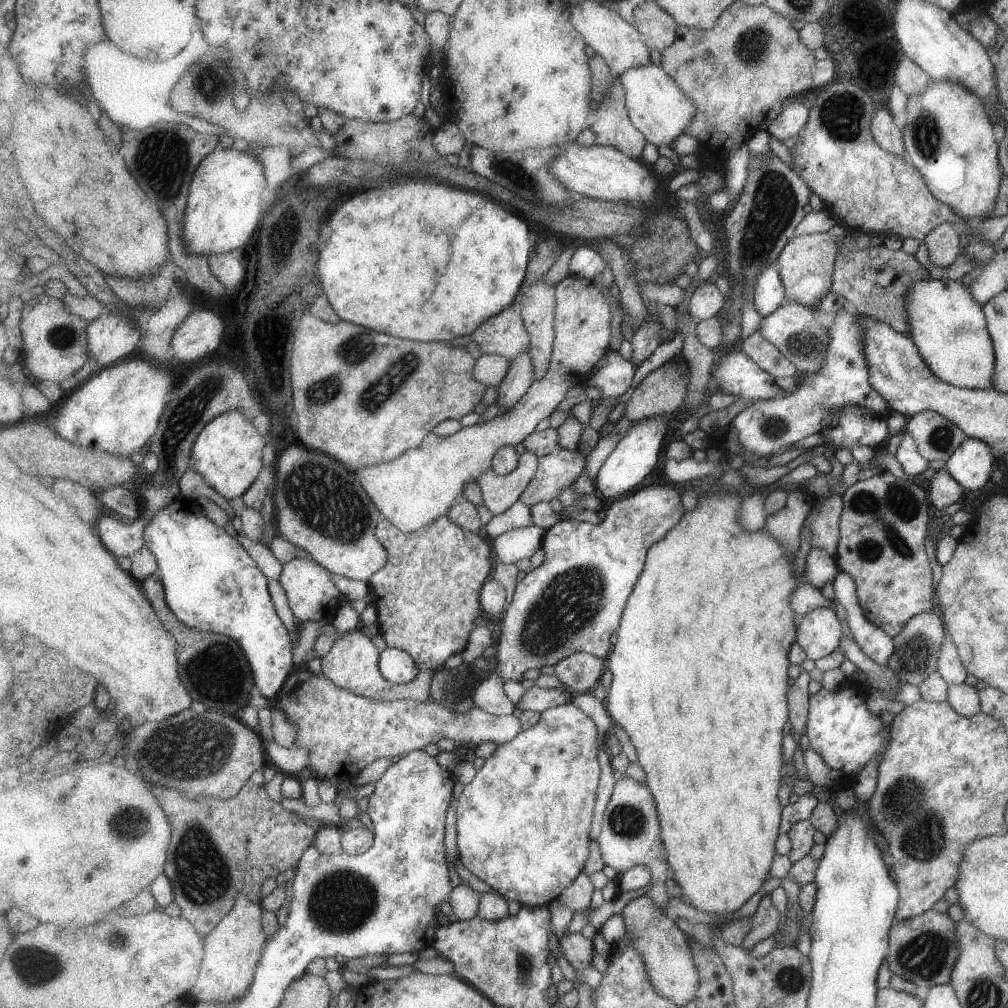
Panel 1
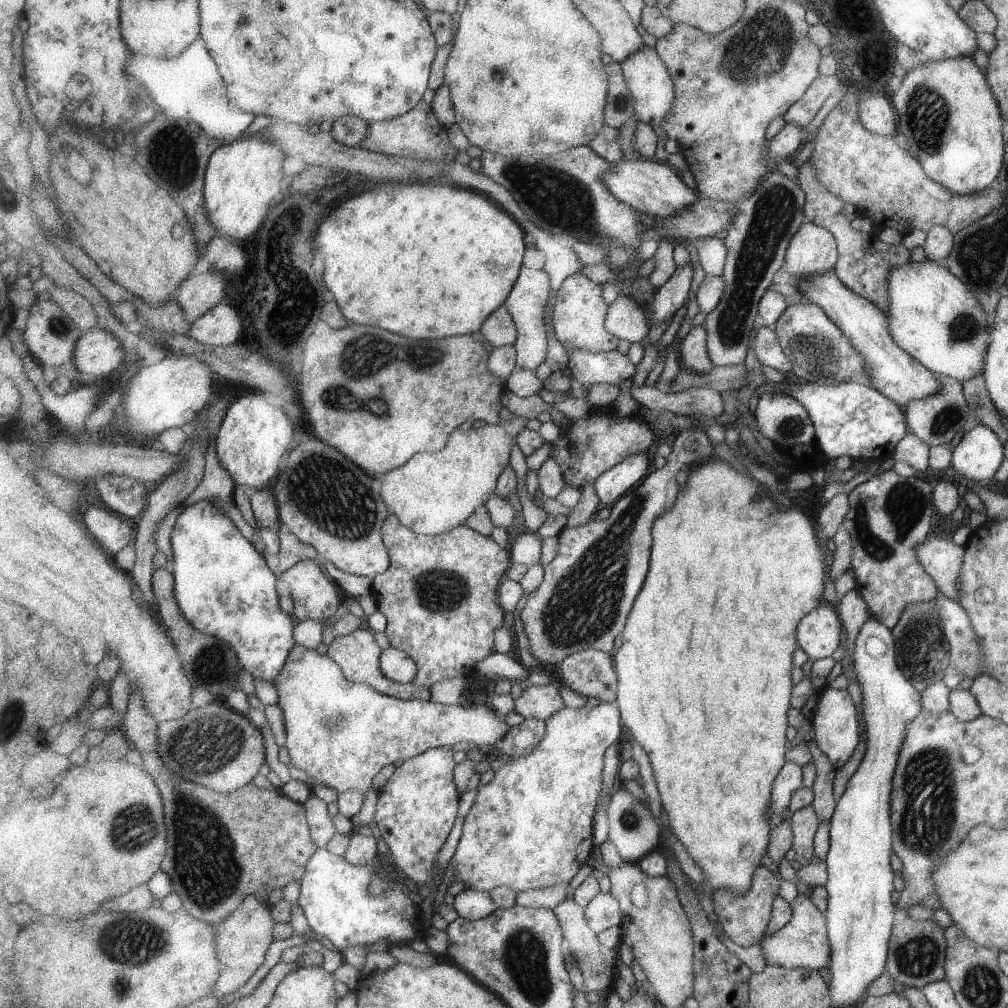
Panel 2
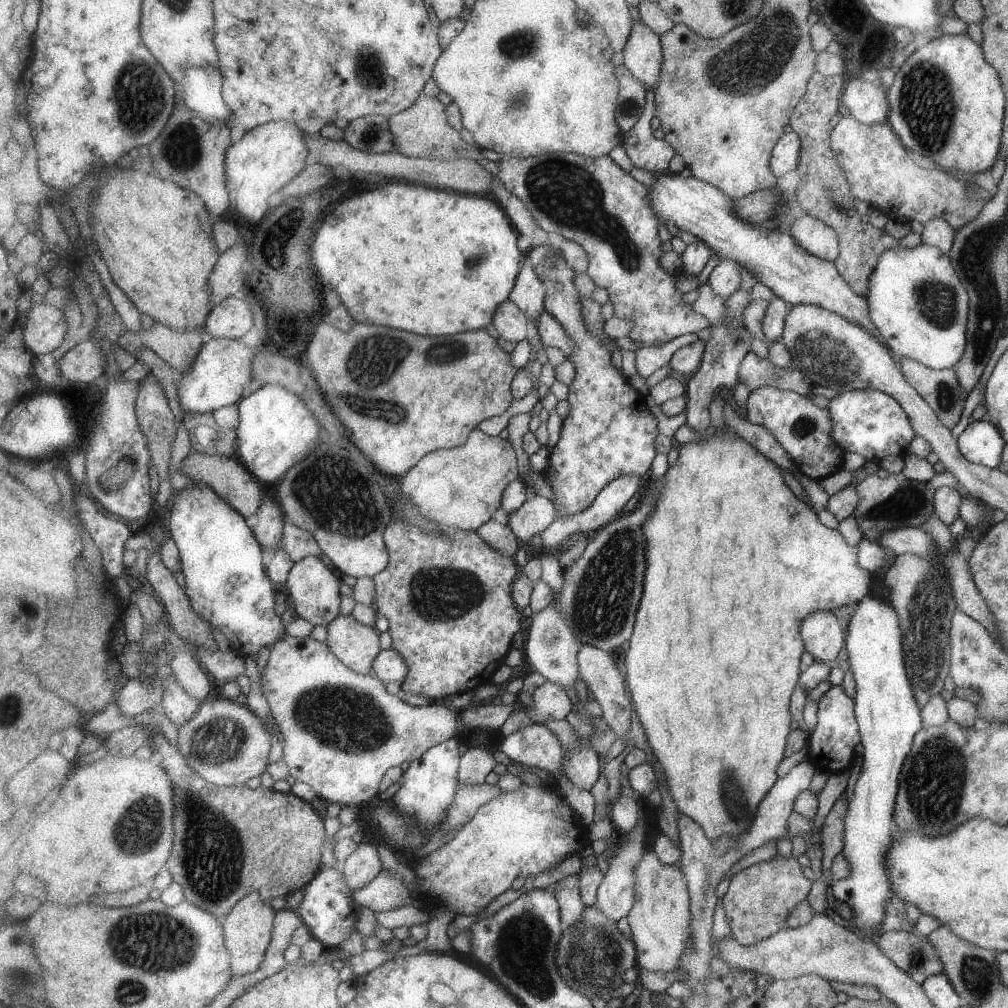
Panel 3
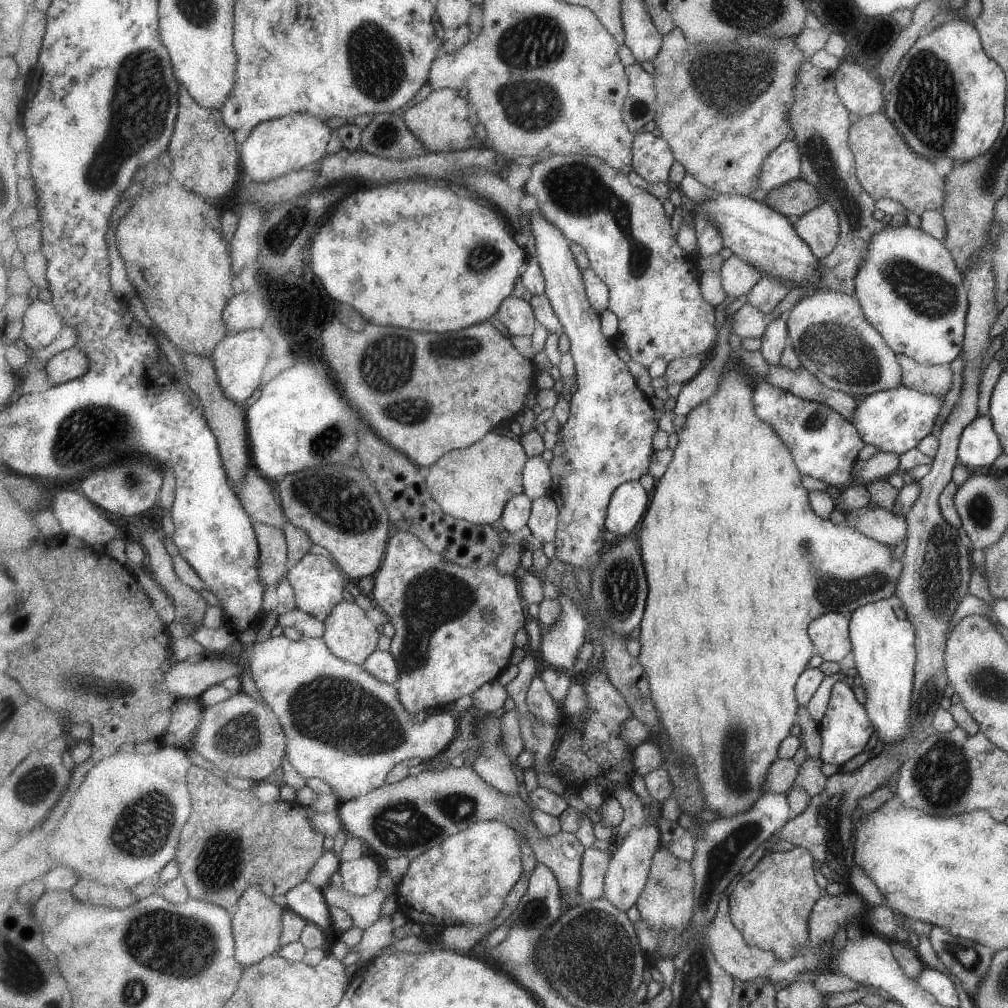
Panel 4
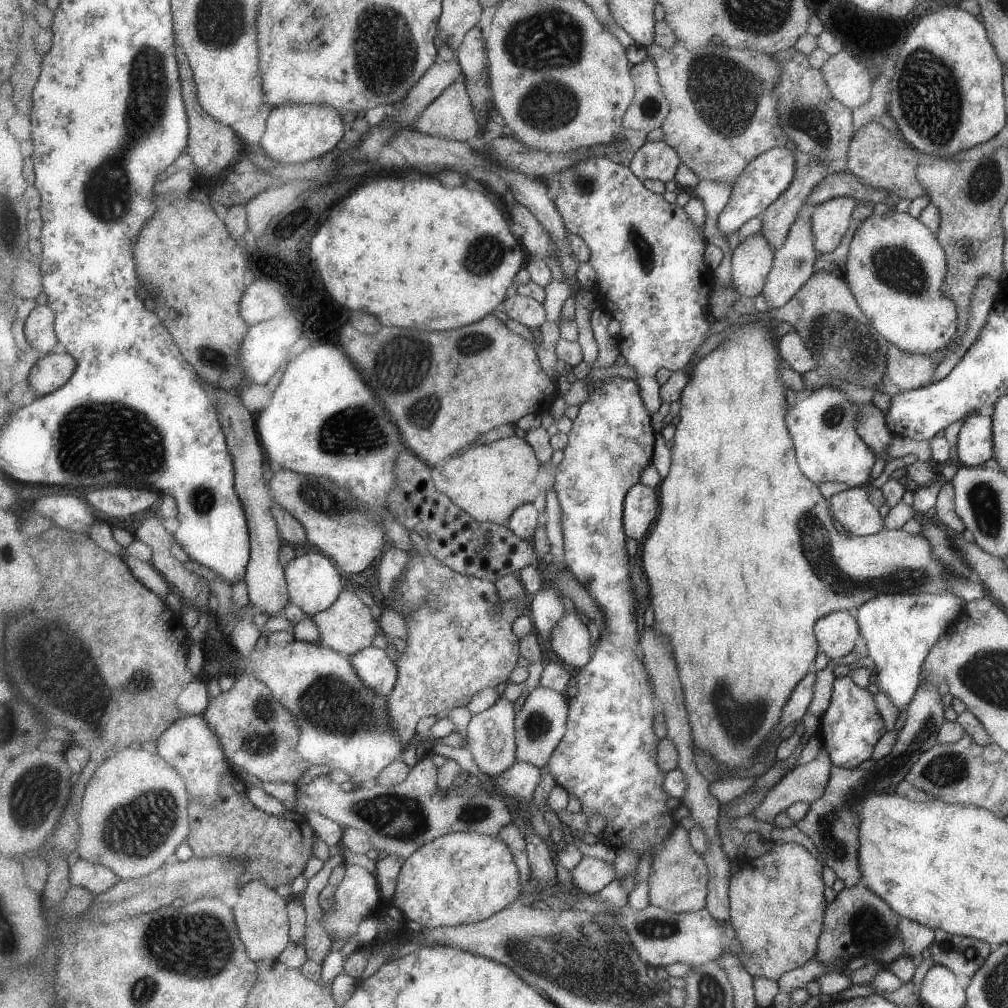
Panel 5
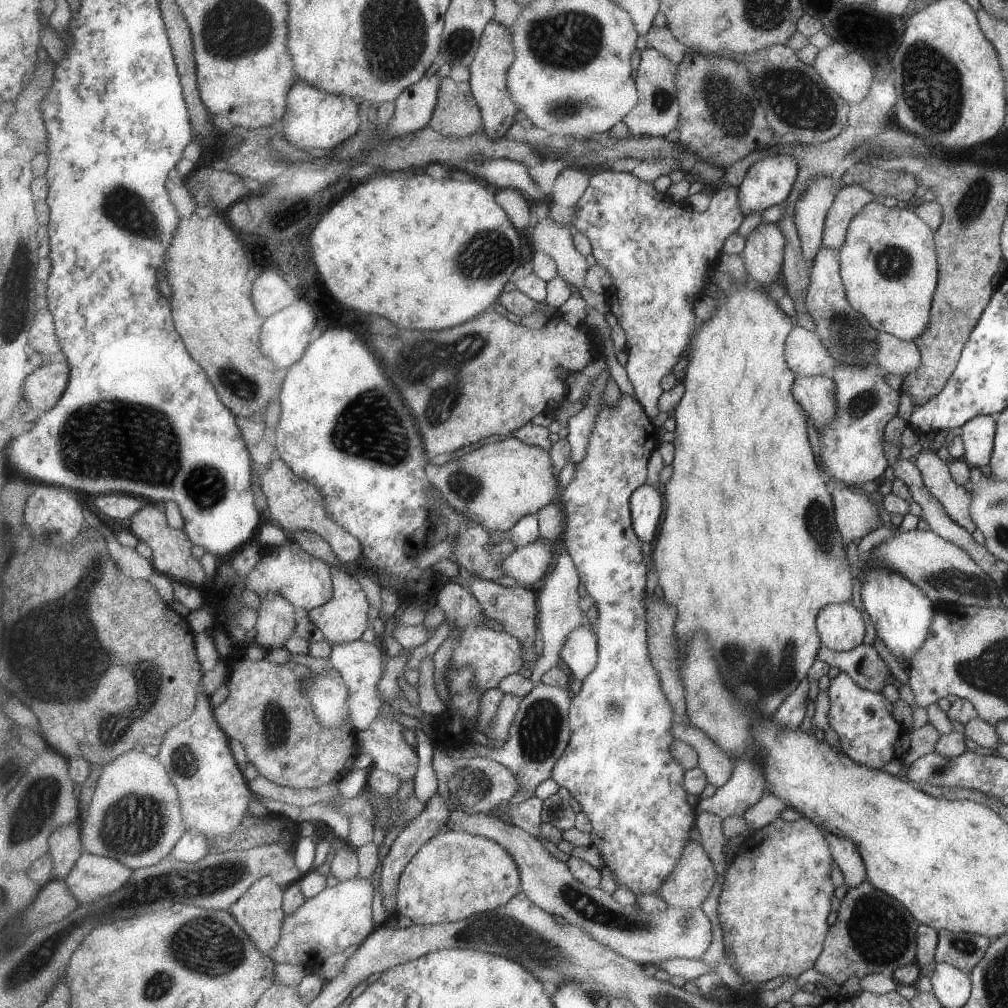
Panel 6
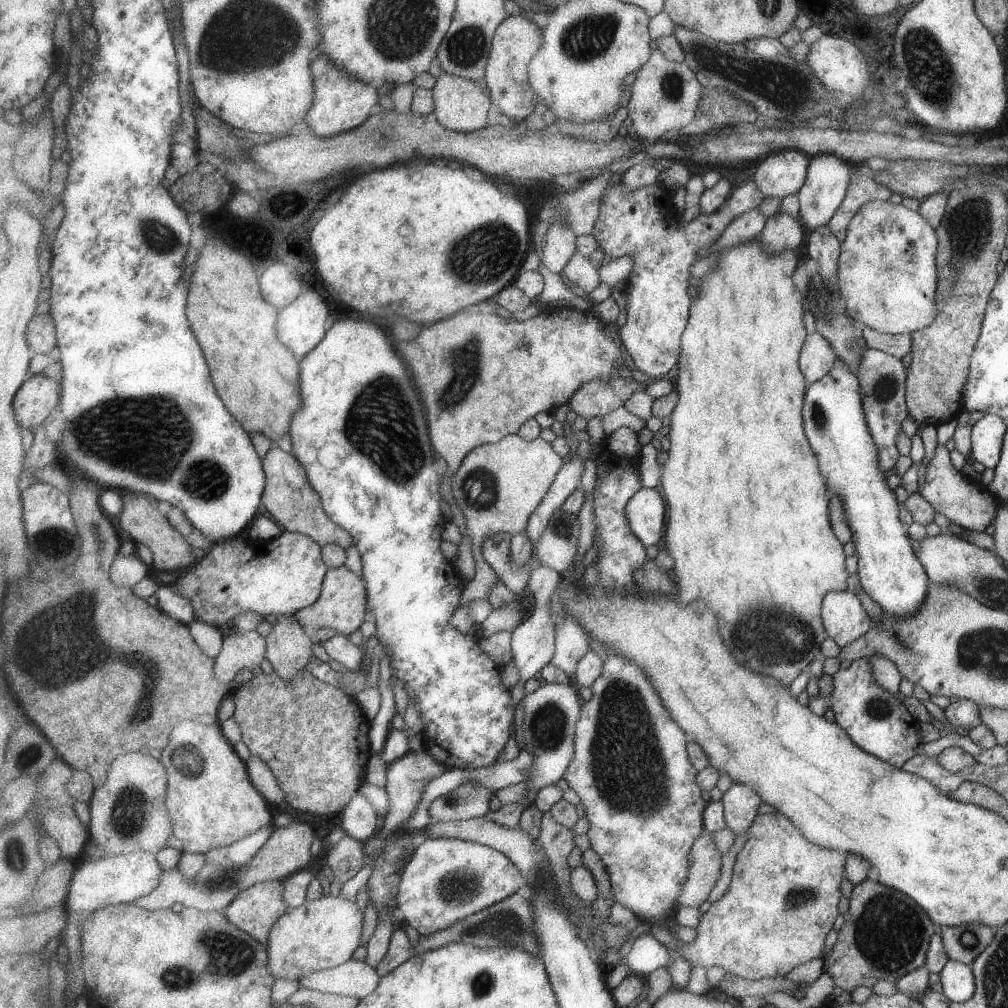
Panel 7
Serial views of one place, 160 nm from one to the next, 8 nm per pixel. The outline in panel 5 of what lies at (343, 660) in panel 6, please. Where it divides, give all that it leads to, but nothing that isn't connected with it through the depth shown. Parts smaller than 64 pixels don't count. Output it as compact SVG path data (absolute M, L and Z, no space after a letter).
M374 644L349 656L352 665L367 687L389 698L398 681L398 664L393 664L387 650Z

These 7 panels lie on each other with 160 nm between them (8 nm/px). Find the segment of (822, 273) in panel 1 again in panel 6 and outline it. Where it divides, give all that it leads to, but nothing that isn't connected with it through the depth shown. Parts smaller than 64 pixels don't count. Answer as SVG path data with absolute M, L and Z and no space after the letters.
M843 185L834 194L833 202L827 209L822 230L822 245L838 250L844 243L848 224L867 203L876 196L861 185Z

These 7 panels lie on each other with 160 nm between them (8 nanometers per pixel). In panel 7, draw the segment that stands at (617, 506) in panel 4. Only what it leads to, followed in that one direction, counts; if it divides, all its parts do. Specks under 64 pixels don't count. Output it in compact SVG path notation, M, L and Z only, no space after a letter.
M641 488L628 503L627 518L633 532L645 546L657 546L663 540L668 512L665 500L657 490Z

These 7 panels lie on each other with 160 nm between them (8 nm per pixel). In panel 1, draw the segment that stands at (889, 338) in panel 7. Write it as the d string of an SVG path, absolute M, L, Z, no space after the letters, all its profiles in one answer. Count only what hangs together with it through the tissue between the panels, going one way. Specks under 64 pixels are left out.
M929 409L907 418L903 429L911 435L917 452L928 462L946 461L966 437L958 426Z

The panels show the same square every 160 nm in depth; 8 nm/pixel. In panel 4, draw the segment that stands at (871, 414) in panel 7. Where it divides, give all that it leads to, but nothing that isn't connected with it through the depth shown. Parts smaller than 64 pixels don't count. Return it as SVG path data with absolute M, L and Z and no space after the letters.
M758 379L755 390L756 413L761 420L773 425L792 450L794 463L801 474L822 480L831 487L839 488L847 484L851 476L849 470L865 442L865 436L861 436L861 432L857 432L857 428L853 426L853 415L851 420L845 420L829 405L802 399L765 380Z

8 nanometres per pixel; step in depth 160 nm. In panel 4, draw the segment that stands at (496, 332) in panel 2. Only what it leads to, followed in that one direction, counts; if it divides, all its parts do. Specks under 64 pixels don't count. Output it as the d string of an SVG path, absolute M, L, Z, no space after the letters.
M508 296L495 315L513 335L533 335L538 326L533 305L521 297Z

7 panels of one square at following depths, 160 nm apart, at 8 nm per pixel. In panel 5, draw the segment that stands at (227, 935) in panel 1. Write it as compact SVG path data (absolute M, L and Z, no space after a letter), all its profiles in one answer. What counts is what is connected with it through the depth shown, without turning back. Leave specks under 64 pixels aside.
M261 879L249 881L239 893L233 907L237 928L248 948L248 955L256 962L261 959L277 960L292 942L290 936L289 899L279 896L275 887Z

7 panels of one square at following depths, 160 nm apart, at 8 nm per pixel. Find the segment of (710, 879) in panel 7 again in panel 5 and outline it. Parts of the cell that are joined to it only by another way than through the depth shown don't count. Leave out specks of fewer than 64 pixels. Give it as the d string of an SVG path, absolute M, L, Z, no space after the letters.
M676 826L665 842L665 848L654 856L649 877L650 904L674 913L688 913L707 907L710 870L702 854L693 848L690 832Z

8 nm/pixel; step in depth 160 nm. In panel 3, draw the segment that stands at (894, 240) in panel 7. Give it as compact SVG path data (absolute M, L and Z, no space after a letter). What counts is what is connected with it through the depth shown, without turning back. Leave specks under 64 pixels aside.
M923 243L913 247L895 245L880 254L868 276L868 317L895 357L907 357L932 369L952 367L964 354L967 342L968 291L947 253Z

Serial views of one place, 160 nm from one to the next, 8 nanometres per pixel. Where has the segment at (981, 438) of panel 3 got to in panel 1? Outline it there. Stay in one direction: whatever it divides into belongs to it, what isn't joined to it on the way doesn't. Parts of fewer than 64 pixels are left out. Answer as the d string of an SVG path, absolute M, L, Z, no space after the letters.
M965 437L947 458L945 468L963 489L979 490L991 476L991 447L975 437Z

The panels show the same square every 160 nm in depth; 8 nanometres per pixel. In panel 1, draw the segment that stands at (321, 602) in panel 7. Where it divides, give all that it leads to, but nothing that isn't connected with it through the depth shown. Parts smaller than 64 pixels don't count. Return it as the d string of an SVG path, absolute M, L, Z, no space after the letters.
M359 630L342 634L335 646L321 658L322 672L341 688L351 689L354 693L365 695L378 701L409 699L421 702L432 700L430 688L436 671L421 671L420 675L407 685L400 685L385 678L380 669L382 650L372 637Z

